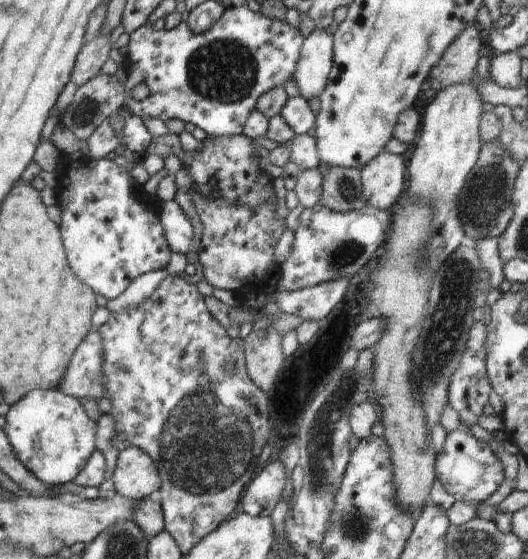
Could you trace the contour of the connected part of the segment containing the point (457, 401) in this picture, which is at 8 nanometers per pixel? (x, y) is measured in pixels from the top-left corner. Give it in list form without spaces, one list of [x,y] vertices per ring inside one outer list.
[[[475,321],[469,330],[465,351],[462,353],[457,369],[450,376],[447,388],[448,404],[456,409],[461,422],[468,428],[471,424],[478,422],[483,413],[482,409],[489,402],[490,393],[493,392],[485,365],[487,352],[484,341],[486,337],[487,326],[484,325],[483,321]]]

